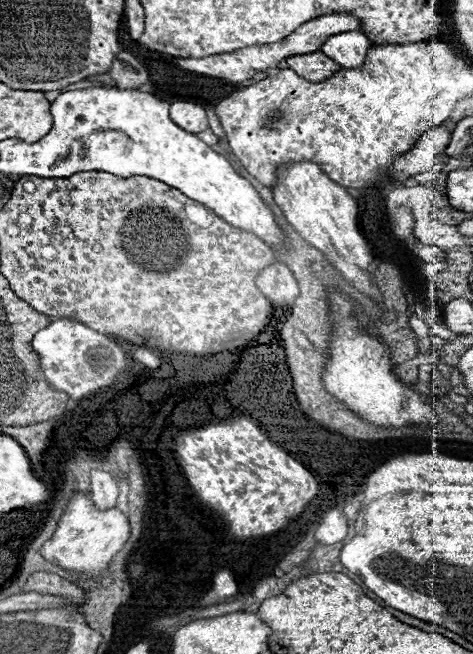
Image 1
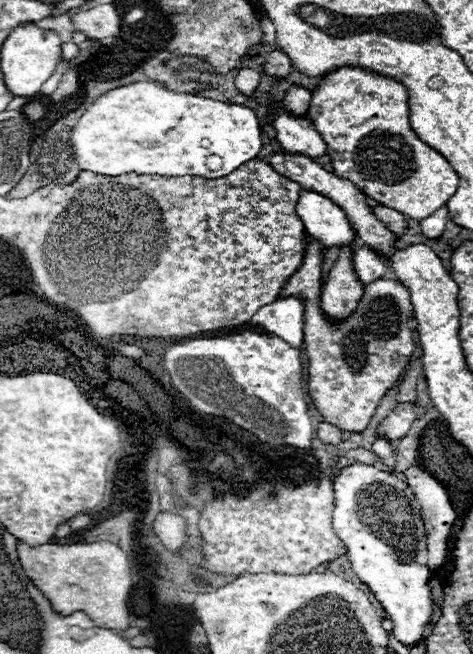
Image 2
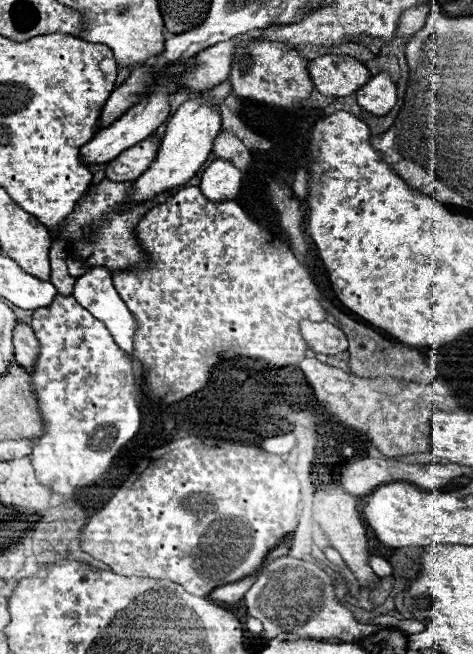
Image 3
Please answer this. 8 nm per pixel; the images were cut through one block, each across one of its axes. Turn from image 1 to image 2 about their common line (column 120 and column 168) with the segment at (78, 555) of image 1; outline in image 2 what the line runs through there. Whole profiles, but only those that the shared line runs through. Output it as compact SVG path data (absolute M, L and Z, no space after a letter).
M160 512L154 522L154 530L162 544L172 552L176 552L186 542L186 522L172 512Z

